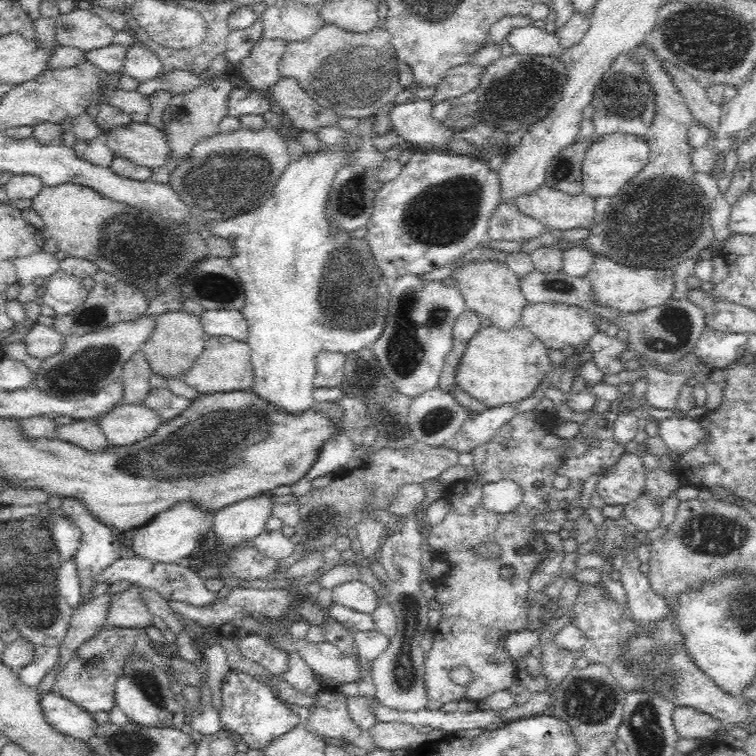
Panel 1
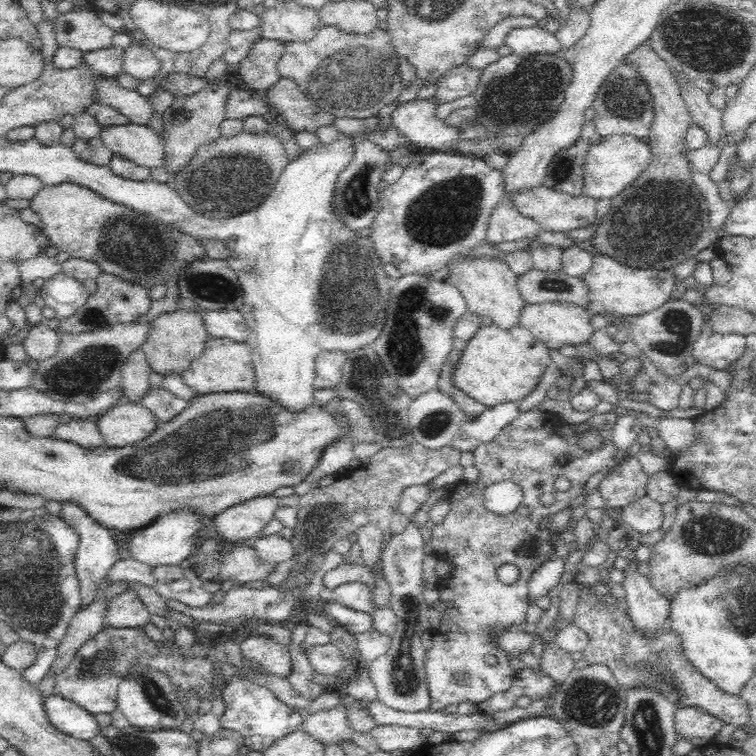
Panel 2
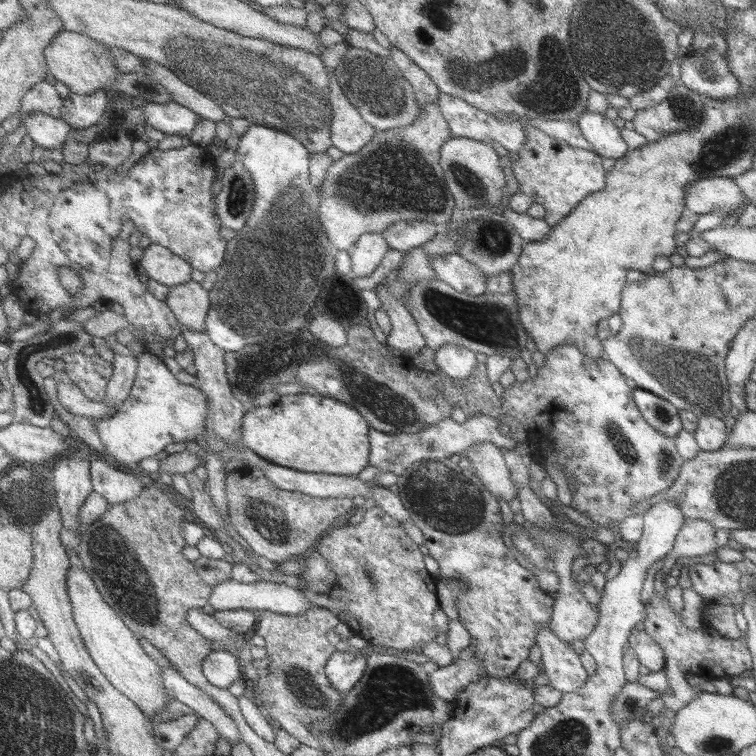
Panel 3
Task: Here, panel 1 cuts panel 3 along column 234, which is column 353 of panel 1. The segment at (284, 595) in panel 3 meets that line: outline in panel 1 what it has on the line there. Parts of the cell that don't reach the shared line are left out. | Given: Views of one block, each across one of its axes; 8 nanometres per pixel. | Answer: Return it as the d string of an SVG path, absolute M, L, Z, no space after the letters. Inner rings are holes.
M344 582L332 590L332 600L356 612L372 614L377 608L377 598L374 589L363 582Z

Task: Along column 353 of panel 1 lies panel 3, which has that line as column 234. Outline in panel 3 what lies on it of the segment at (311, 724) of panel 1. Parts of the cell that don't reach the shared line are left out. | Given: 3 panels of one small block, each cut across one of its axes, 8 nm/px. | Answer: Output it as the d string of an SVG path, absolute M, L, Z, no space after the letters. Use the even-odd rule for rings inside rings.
M174 667L164 669L164 680L169 688L170 697L192 707L202 718L214 723L220 737L231 744L241 742L240 731L234 720L226 711L208 695L208 691L192 684L180 671Z

